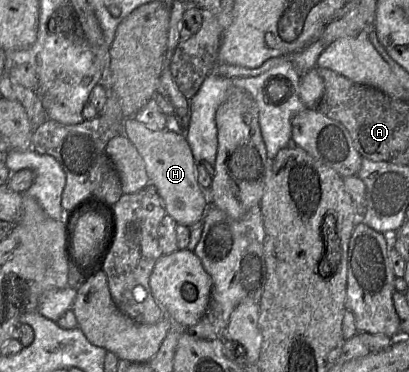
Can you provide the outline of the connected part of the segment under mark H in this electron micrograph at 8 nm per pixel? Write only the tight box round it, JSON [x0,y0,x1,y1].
[122,117,210,227]

